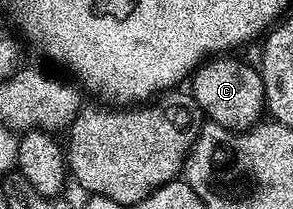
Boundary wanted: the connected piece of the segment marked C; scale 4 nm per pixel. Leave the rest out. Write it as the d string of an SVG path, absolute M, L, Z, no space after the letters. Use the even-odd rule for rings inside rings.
M231 54L208 59L195 69L189 80L189 91L210 123L232 130L246 130L260 123L265 116L263 77L260 69Z

